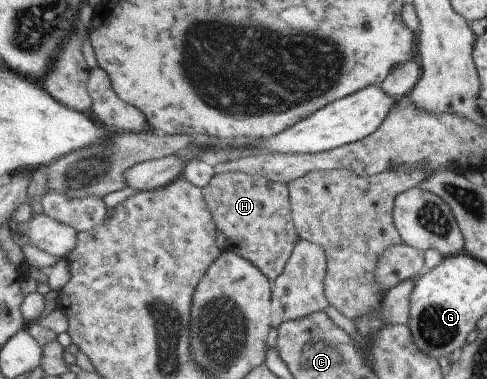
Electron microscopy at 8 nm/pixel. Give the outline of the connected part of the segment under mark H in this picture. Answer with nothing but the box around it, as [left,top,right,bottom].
[203,172,300,282]

